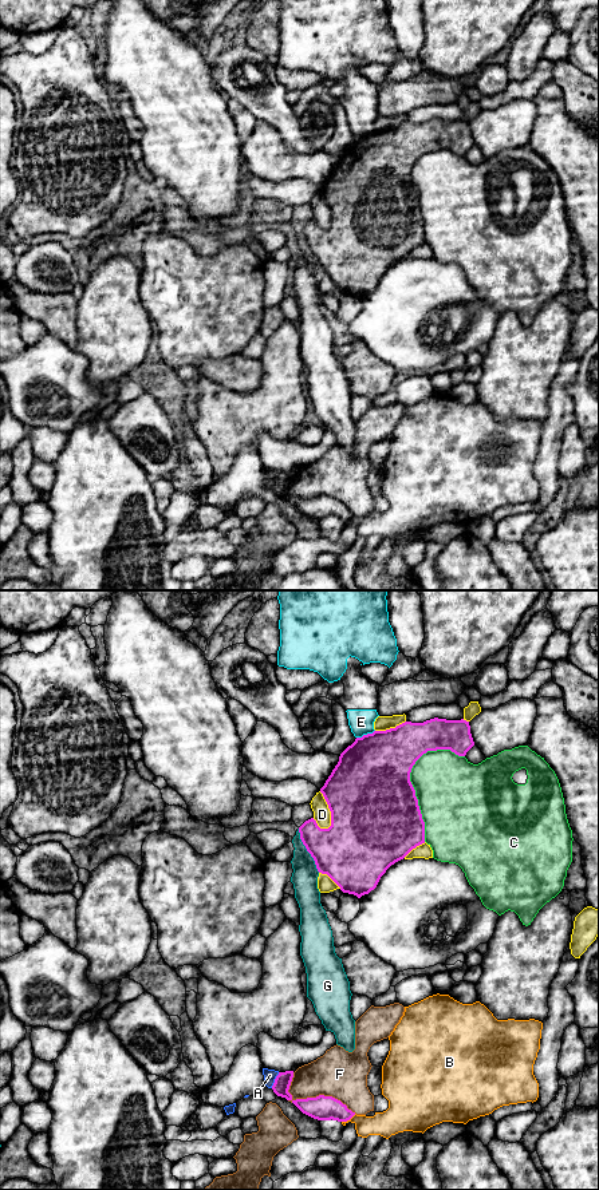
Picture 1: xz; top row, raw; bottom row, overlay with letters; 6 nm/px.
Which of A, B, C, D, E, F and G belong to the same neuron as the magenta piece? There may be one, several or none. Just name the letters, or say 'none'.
none

